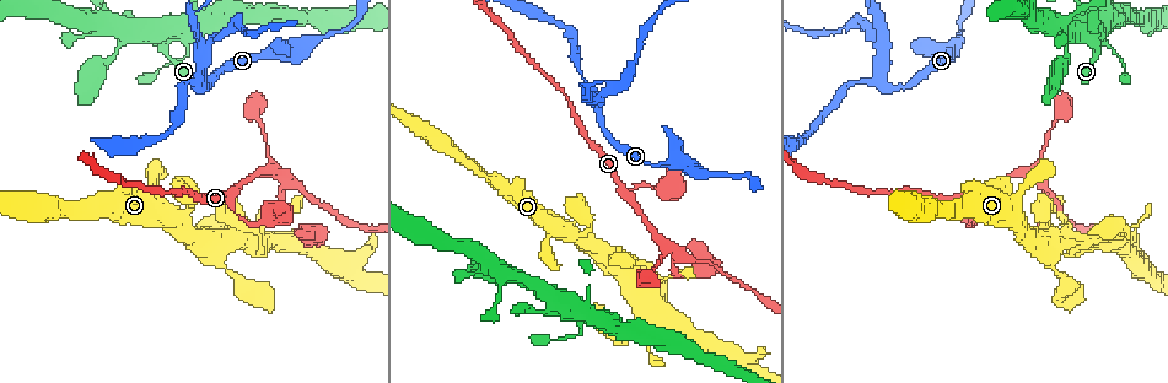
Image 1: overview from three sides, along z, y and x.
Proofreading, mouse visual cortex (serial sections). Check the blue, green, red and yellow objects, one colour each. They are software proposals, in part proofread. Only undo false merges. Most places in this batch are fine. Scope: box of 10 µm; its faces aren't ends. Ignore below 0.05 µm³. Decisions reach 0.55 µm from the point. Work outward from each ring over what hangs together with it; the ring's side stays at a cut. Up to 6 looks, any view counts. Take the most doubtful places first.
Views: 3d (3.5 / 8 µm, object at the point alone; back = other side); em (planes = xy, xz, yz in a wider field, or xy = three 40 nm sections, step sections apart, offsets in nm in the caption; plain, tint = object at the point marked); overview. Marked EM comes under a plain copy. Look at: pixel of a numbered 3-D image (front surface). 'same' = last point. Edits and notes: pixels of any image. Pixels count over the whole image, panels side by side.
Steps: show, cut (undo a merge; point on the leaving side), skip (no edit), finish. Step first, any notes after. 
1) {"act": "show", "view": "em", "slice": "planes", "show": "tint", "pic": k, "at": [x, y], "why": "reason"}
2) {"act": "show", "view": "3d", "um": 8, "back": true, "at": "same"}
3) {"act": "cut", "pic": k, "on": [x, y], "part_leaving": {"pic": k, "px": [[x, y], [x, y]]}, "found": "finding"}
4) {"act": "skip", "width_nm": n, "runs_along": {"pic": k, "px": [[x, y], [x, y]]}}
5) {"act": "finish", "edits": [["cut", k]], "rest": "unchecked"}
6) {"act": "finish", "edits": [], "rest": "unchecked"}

{"act": "show", "view": "3d", "um": 3.5, "pic": 1, "at": [205, 84], "why": "a narrow waist"}

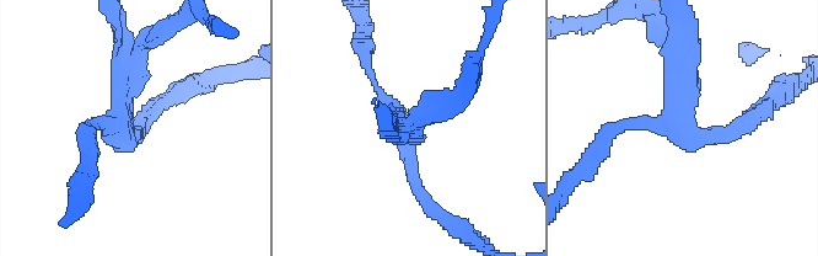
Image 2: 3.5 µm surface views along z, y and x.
{"act": "show", "view": "em", "slice": "xy", "step": 3, "show": "tint", "pic": 2, "at": [127, 134], "arms": 3, "arm_widths_nm": [100, 150, 250]}

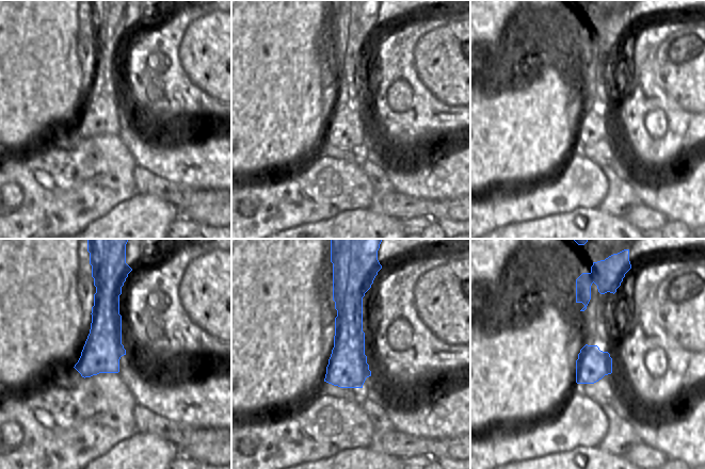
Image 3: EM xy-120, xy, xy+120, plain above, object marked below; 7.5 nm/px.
{"act": "cut", "pic": 2, "on": [116, 68], "width_nm": 300, "border": {"pic": 3, "px": [[334, 340], [364, 350]]}, "found": "a second cell is stuck on"}

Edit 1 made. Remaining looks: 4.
{"act": "show", "view": "overview", "why": "redraw"}

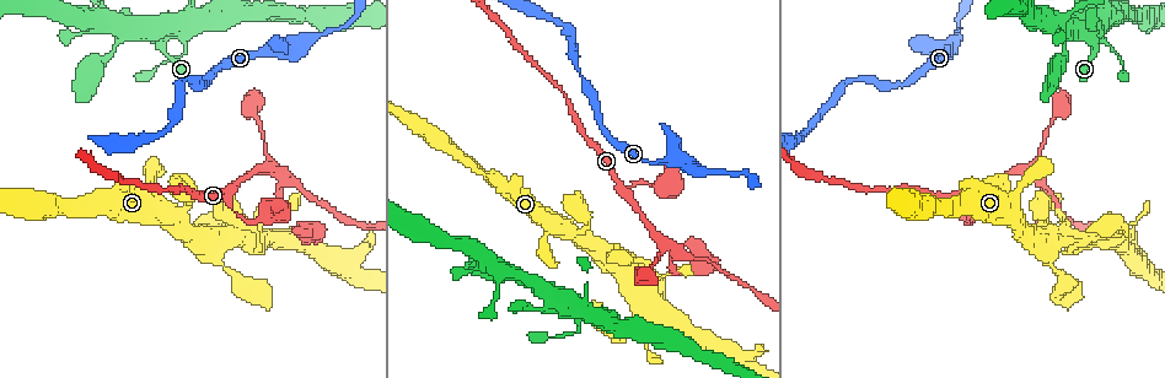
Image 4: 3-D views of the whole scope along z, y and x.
{"act": "show", "view": "3d", "um": 3.5, "back": true, "pic": 4, "at": [273, 171], "why": "arms part here"}

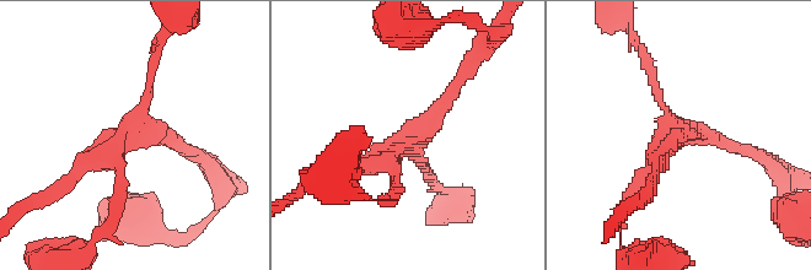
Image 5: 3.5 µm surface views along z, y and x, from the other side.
{"act": "show", "view": "em", "slice": "xy", "step": 3, "show": "tint", "pic": 5, "at": [139, 135], "arms": 3, "arm_widths_nm": [100, 150, 200], "why": "shape alone is not enough"}

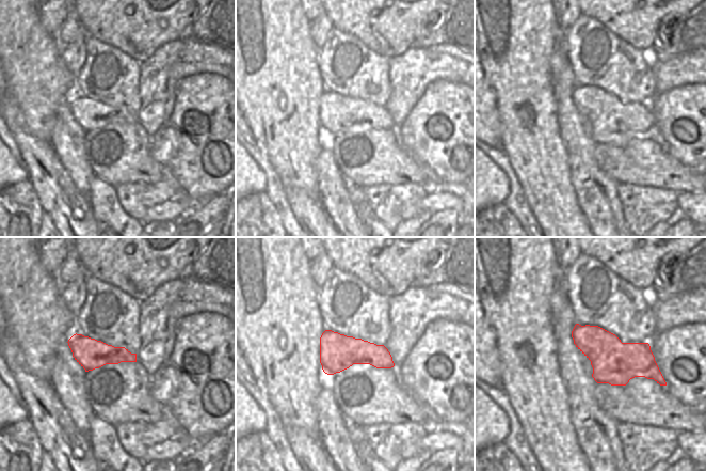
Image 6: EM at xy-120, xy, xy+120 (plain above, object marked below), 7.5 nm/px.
{"act": "skip", "runs_along": {"pic": 5, "px": [[462, 77], [383, 162], [395, 181]]}, "found": "continuous, no second cell"}

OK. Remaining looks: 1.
{"act": "finish", "edits": [["cut", 2]], "rest": "unchecked"}

